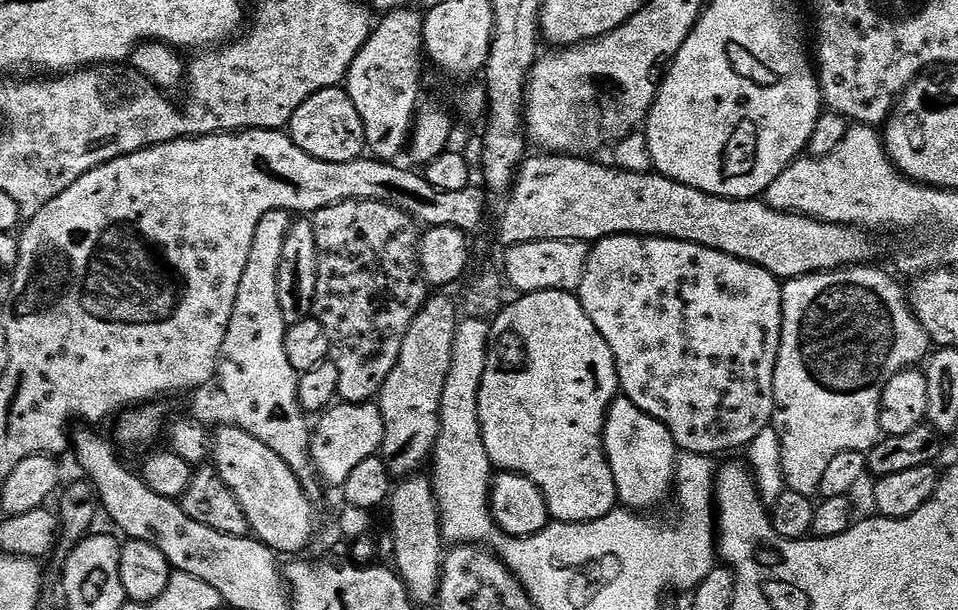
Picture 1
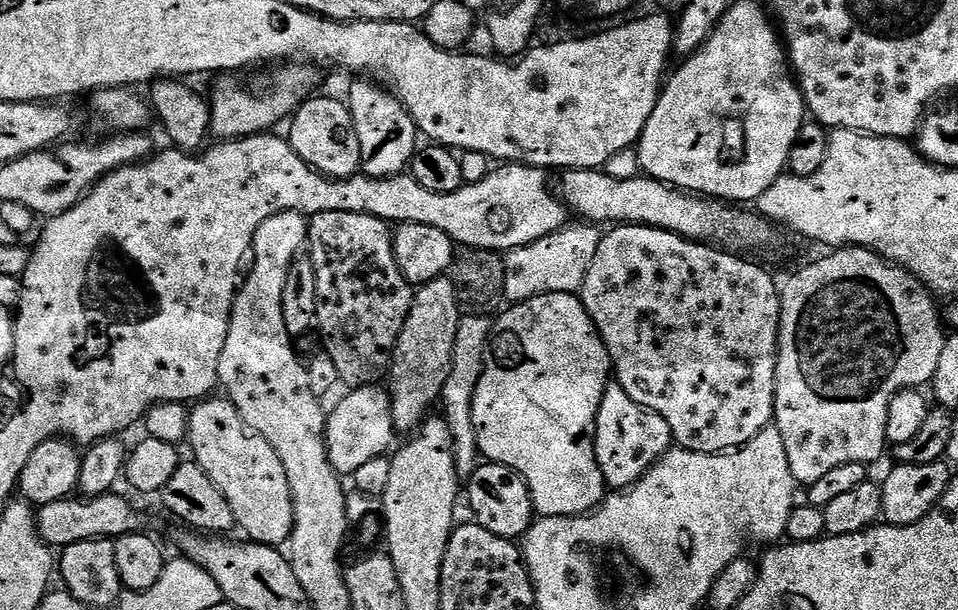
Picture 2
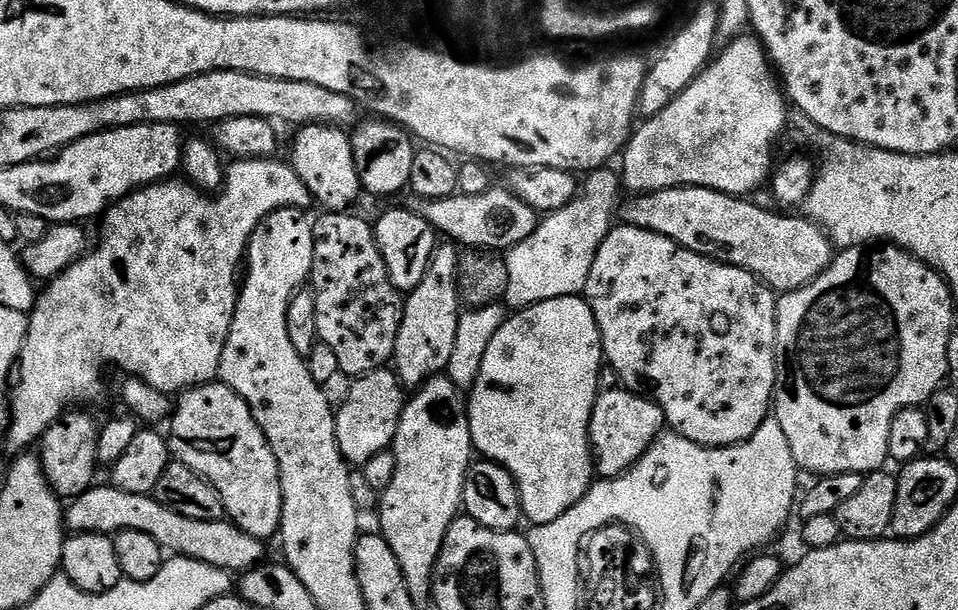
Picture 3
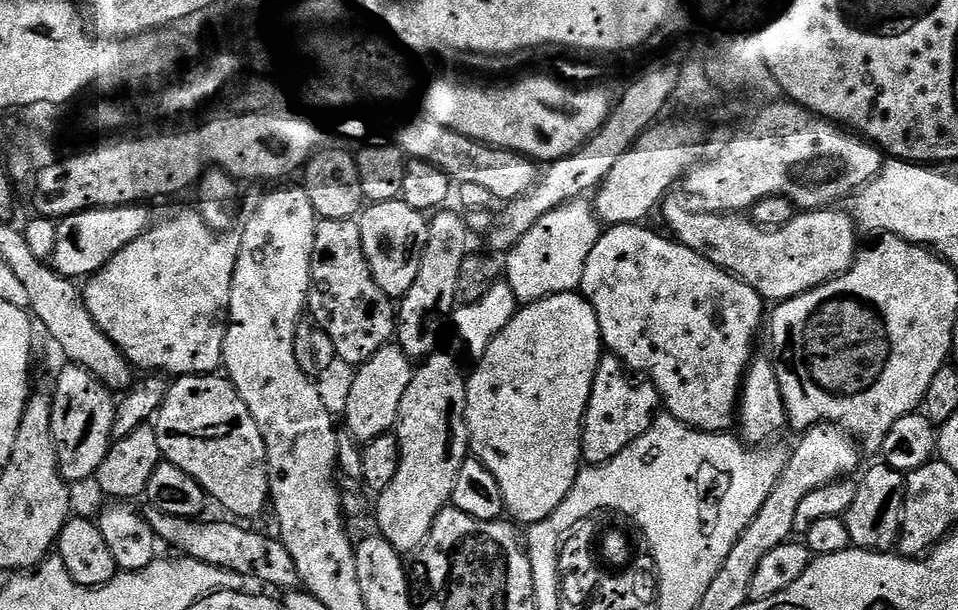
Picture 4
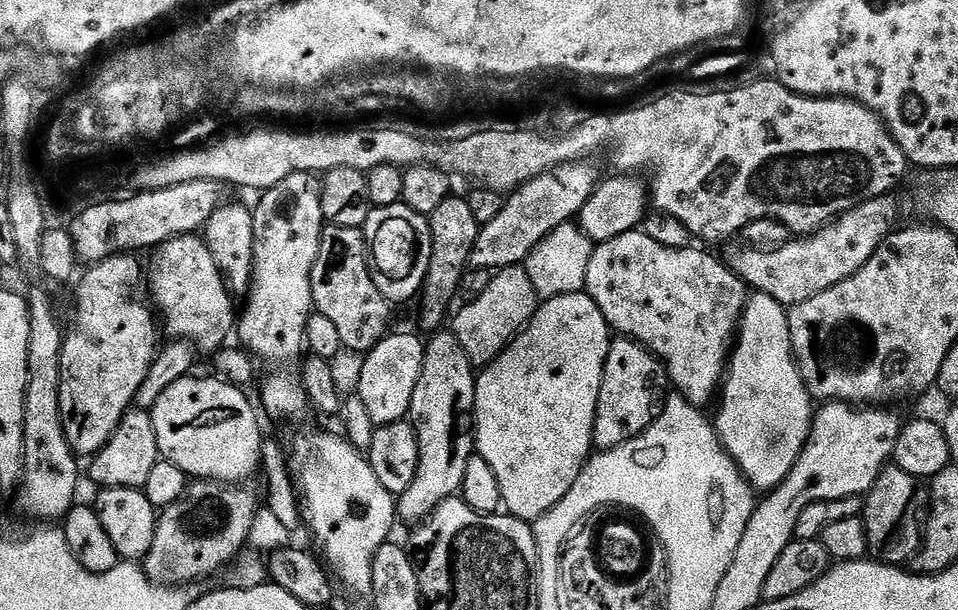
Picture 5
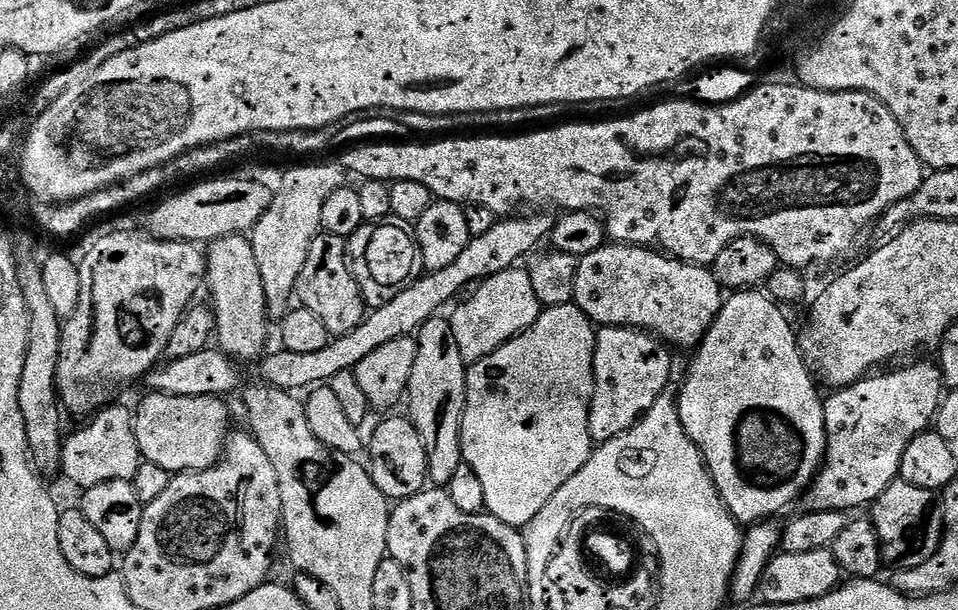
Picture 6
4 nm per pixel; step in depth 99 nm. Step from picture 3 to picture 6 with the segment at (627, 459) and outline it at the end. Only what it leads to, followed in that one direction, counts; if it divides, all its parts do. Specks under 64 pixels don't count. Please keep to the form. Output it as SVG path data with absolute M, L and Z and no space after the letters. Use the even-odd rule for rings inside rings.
M604 326L597 331L596 349L594 350L594 374L596 375L596 381L594 382L594 394L592 395L592 405L590 406L590 434L592 435L593 445L599 446L605 444L621 436L623 432L629 432L648 413L650 406L654 406L654 402L658 402L660 395L670 386L671 380L668 379L672 376L671 354L673 355L669 345L665 344L663 340L653 336L650 332L645 332L638 328L609 328Z

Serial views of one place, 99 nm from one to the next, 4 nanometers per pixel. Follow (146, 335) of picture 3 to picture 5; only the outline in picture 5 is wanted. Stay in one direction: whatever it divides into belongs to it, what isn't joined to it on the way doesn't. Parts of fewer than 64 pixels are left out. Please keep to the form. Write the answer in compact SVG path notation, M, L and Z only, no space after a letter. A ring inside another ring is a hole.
M199 235L179 236L170 242L161 244L158 255L164 262L170 262L172 267L168 272L168 336L182 340L191 340L201 353L215 353L225 347L224 339L228 336L228 331L233 331L234 316L230 314L230 294L226 289L223 277L217 270L216 263L213 262L210 250L204 244Z

